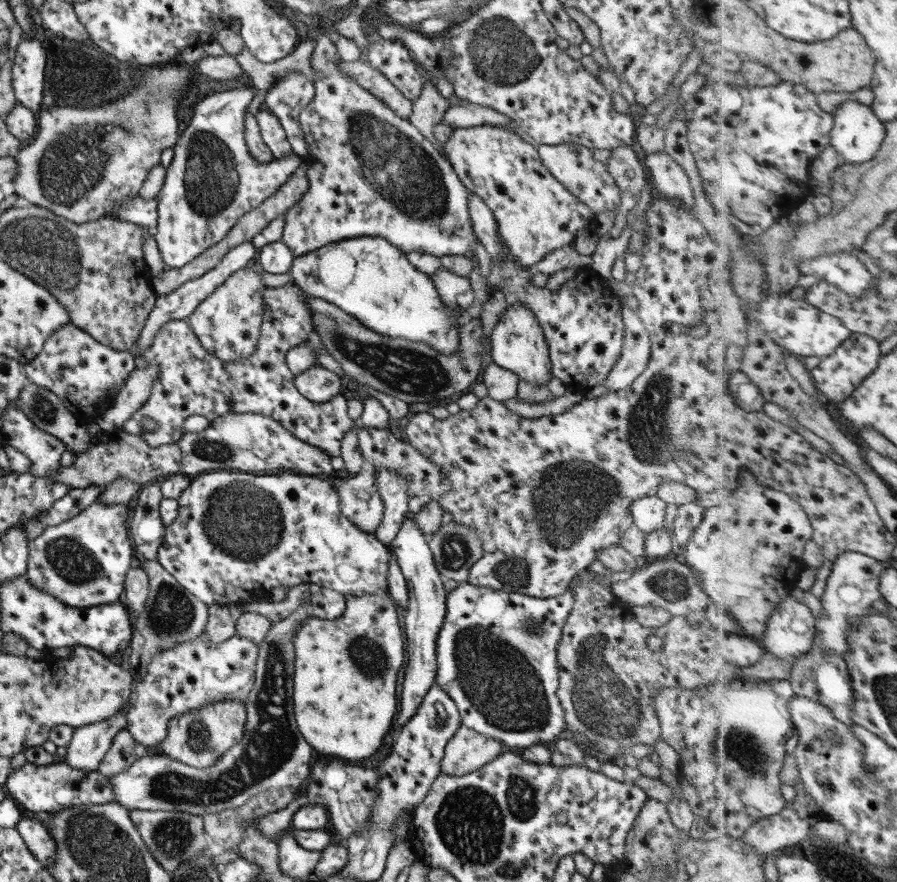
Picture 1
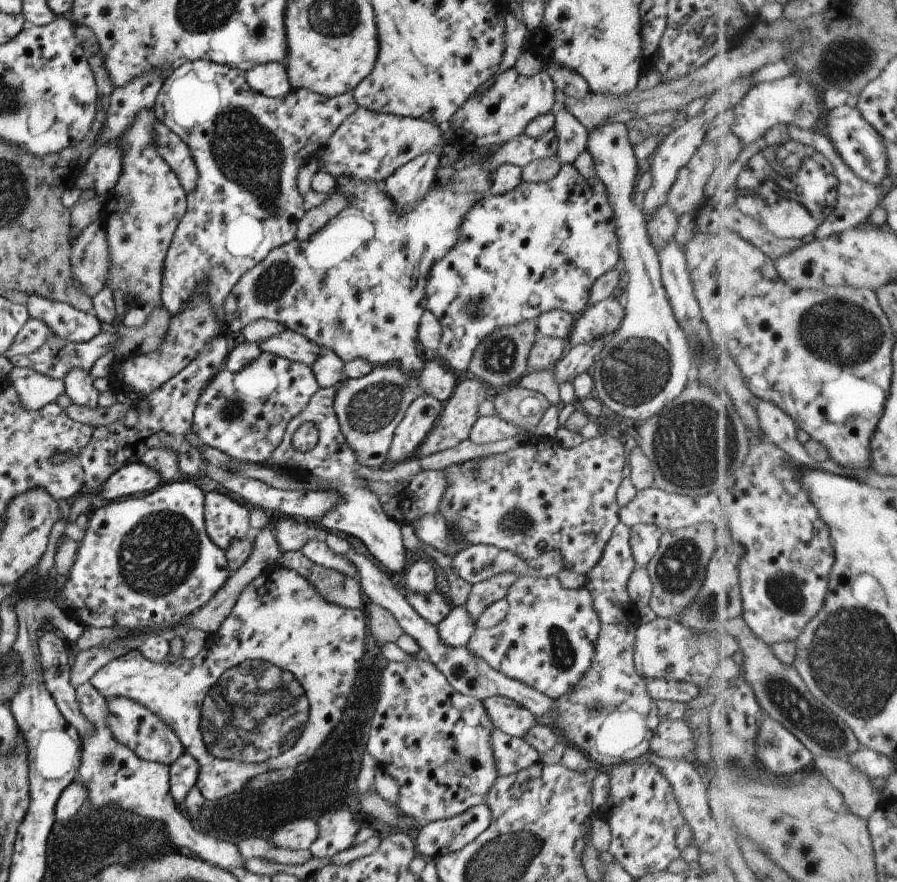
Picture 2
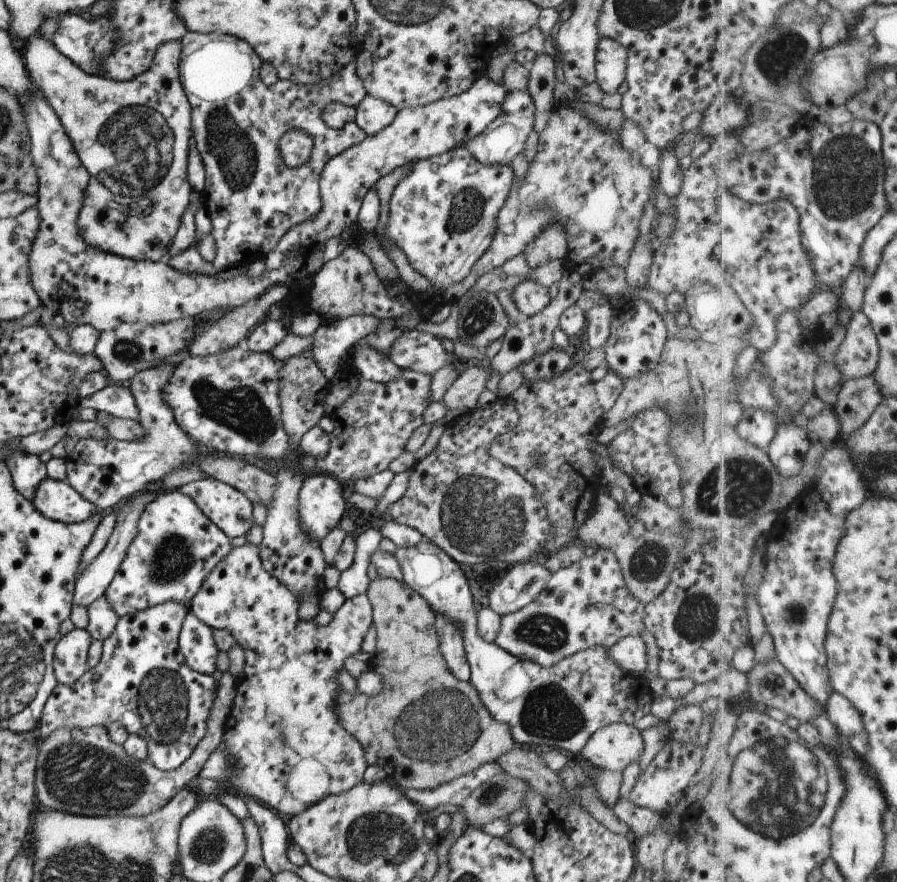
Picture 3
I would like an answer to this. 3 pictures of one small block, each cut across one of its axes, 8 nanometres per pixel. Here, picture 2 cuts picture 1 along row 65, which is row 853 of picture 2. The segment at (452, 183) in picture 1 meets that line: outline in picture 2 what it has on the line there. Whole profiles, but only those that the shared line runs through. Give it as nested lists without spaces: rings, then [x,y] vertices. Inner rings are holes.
[[[348,808],[325,813],[315,822],[318,827],[318,836],[307,850],[311,857],[316,858],[330,858],[349,849],[359,829]]]

